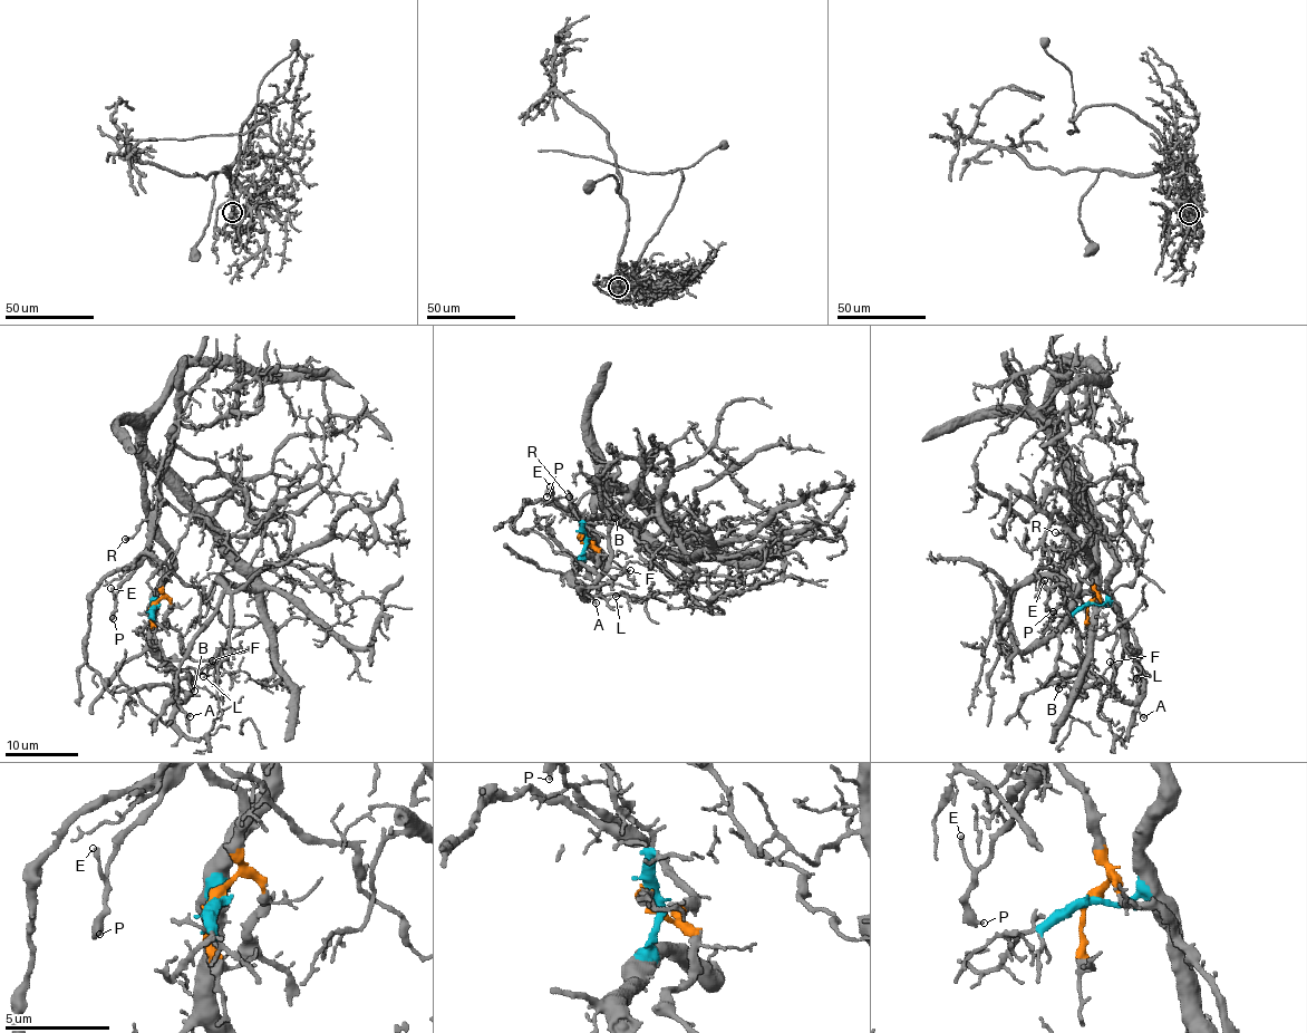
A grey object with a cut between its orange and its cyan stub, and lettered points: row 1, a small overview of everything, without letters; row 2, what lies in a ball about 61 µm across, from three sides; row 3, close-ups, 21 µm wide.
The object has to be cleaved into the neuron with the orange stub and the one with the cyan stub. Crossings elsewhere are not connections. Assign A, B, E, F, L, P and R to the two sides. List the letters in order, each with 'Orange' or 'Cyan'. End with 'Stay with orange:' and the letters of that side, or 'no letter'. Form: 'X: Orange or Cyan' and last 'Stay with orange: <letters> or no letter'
A: Cyan
B: Cyan
E: Orange
F: Cyan
L: Orange
P: Orange
R: Orange
Stay with orange: E, L, P, R

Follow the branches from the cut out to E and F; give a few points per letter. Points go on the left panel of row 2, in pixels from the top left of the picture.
E: (154, 606), (162, 598), (162, 573), (161, 569), (148, 558), (122, 585), (115, 598), (110, 588)
F: (154, 606), (153, 653), (172, 673), (172, 693), (182, 701), (194, 676), (212, 662)

